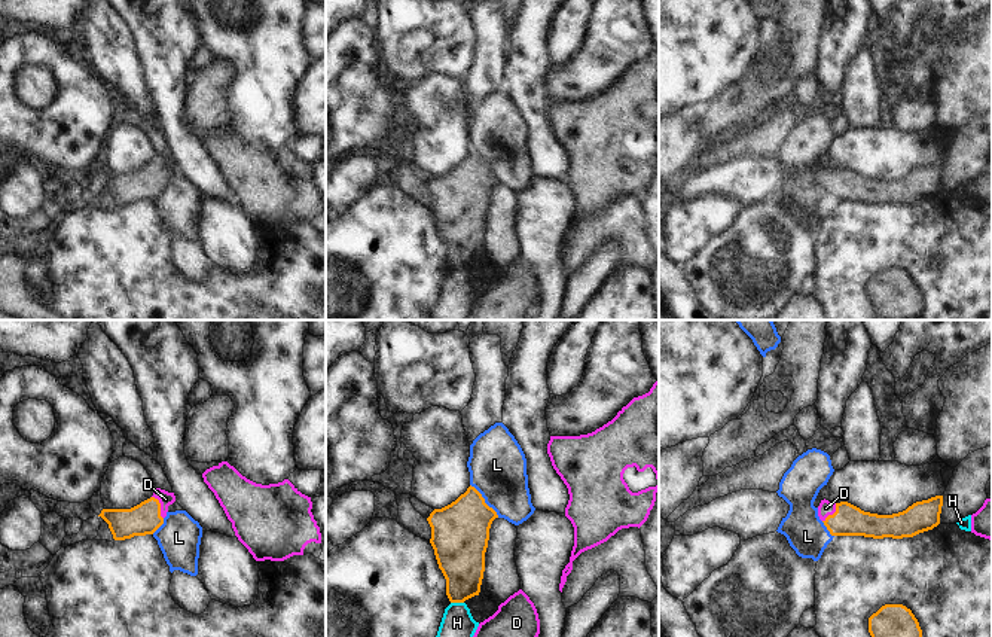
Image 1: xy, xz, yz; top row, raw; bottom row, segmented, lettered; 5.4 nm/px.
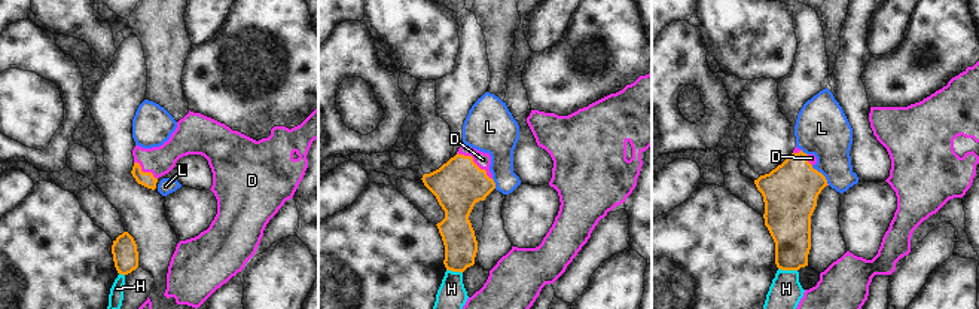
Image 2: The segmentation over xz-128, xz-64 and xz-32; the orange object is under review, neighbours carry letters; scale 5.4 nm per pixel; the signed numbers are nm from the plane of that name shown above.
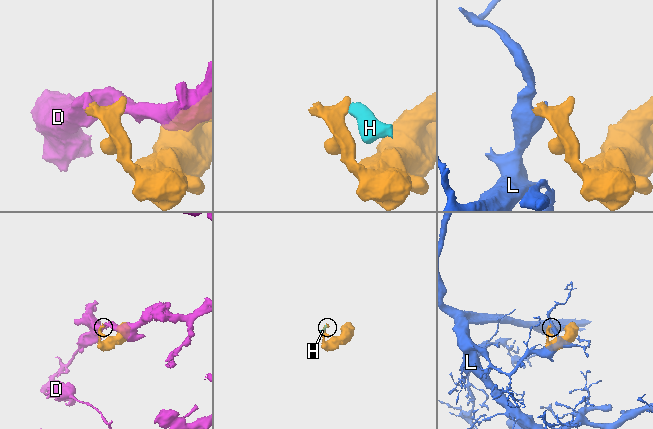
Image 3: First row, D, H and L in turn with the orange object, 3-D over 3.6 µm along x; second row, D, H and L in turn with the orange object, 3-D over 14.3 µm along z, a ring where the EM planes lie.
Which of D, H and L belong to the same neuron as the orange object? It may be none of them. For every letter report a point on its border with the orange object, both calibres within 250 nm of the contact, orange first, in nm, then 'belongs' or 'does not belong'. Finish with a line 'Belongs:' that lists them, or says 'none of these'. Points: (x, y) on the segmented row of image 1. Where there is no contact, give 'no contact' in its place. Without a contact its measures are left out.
D: xy (159, 506) | 170/80 nm | belongs
H: xz (457, 602) | 260/170 nm | does not belong
L: xz (484, 500) | 320/320 nm | does not belong
Belongs: D

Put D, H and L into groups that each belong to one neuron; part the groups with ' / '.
D / H / L

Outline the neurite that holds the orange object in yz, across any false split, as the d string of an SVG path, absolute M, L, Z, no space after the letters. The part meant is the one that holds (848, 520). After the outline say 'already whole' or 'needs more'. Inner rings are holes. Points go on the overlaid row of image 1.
M943 496L916 502L892 515L864 512L848 503L821 500L818 516L831 536L864 536L873 539L903 539L933 530L940 524Z | needs more

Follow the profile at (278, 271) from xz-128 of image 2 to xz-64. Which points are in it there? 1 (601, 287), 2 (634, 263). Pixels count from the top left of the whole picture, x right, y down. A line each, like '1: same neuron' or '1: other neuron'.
1: same neuron
2: same neuron

